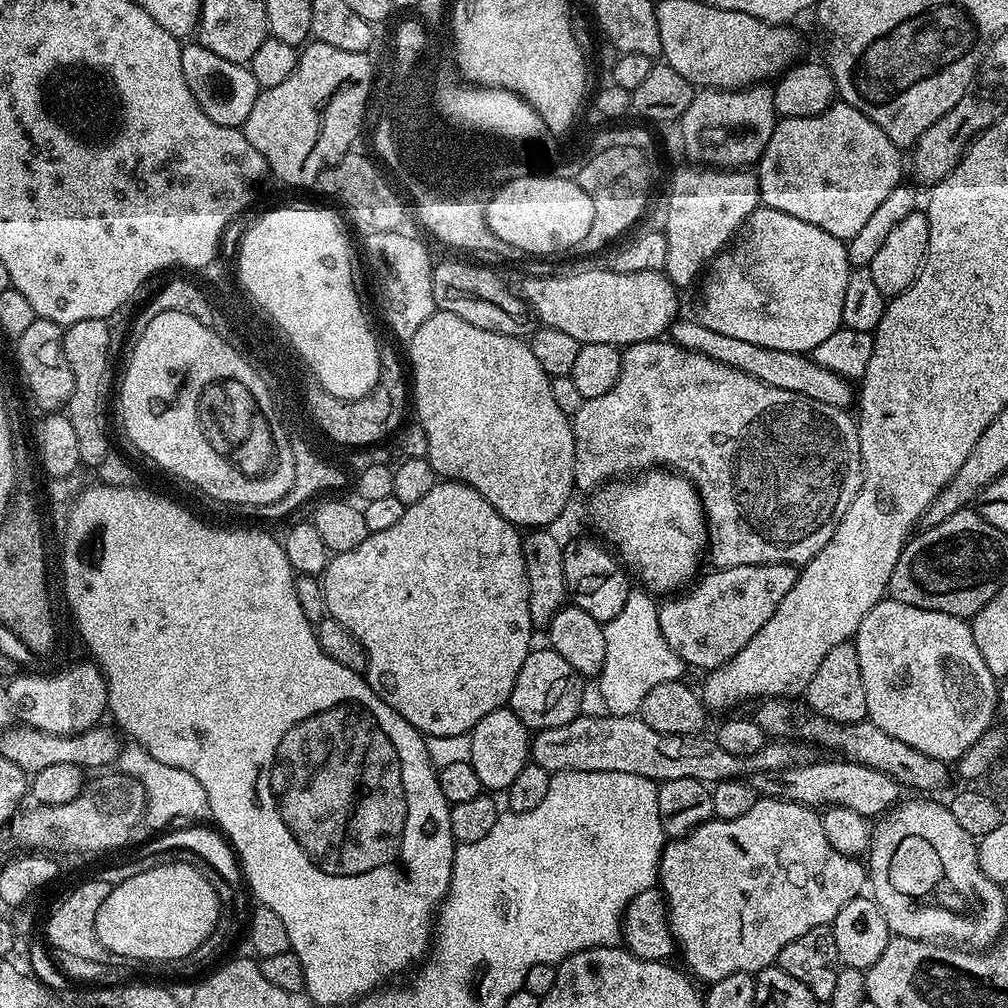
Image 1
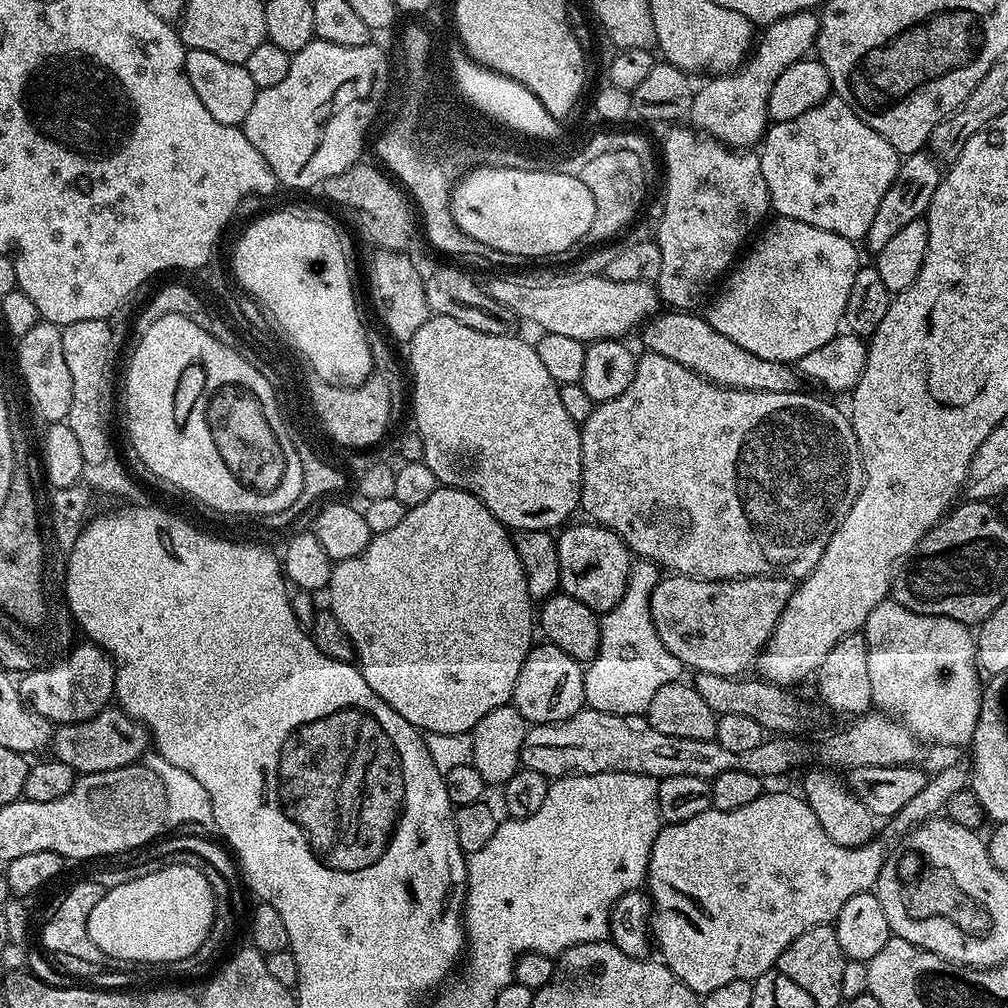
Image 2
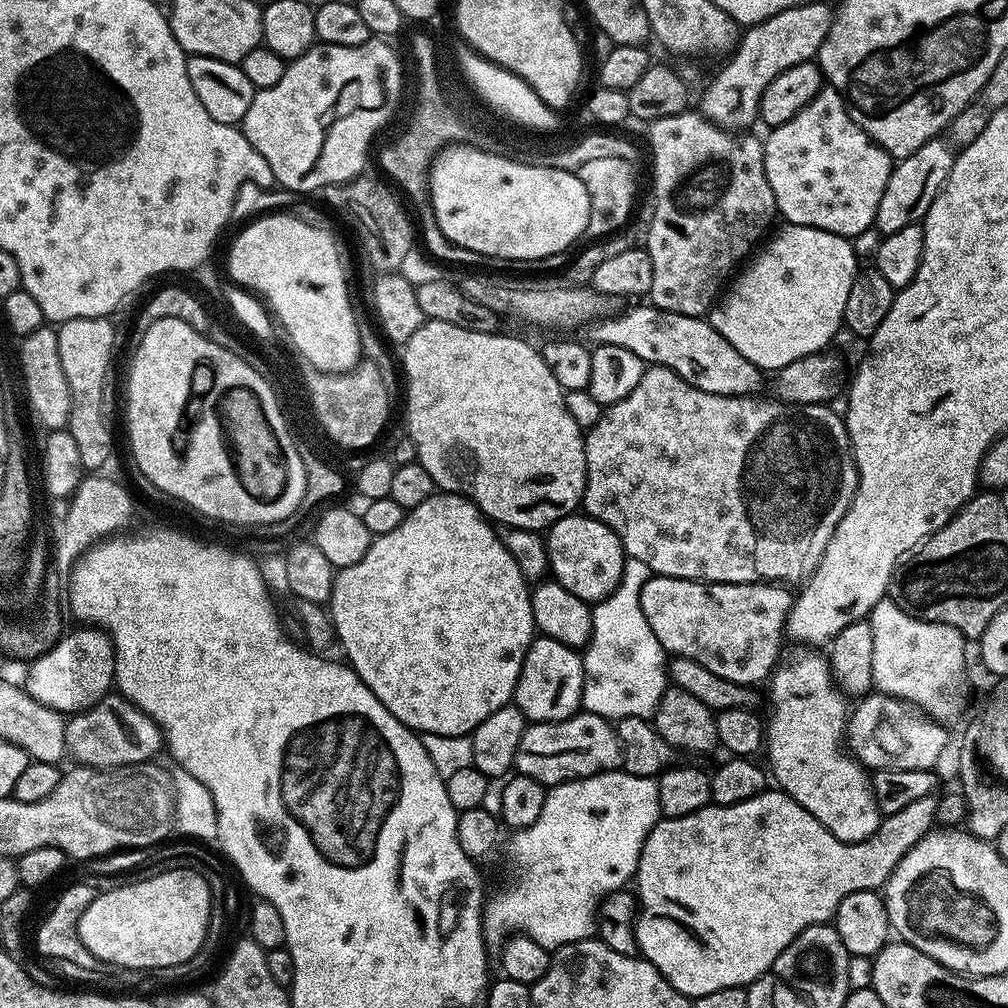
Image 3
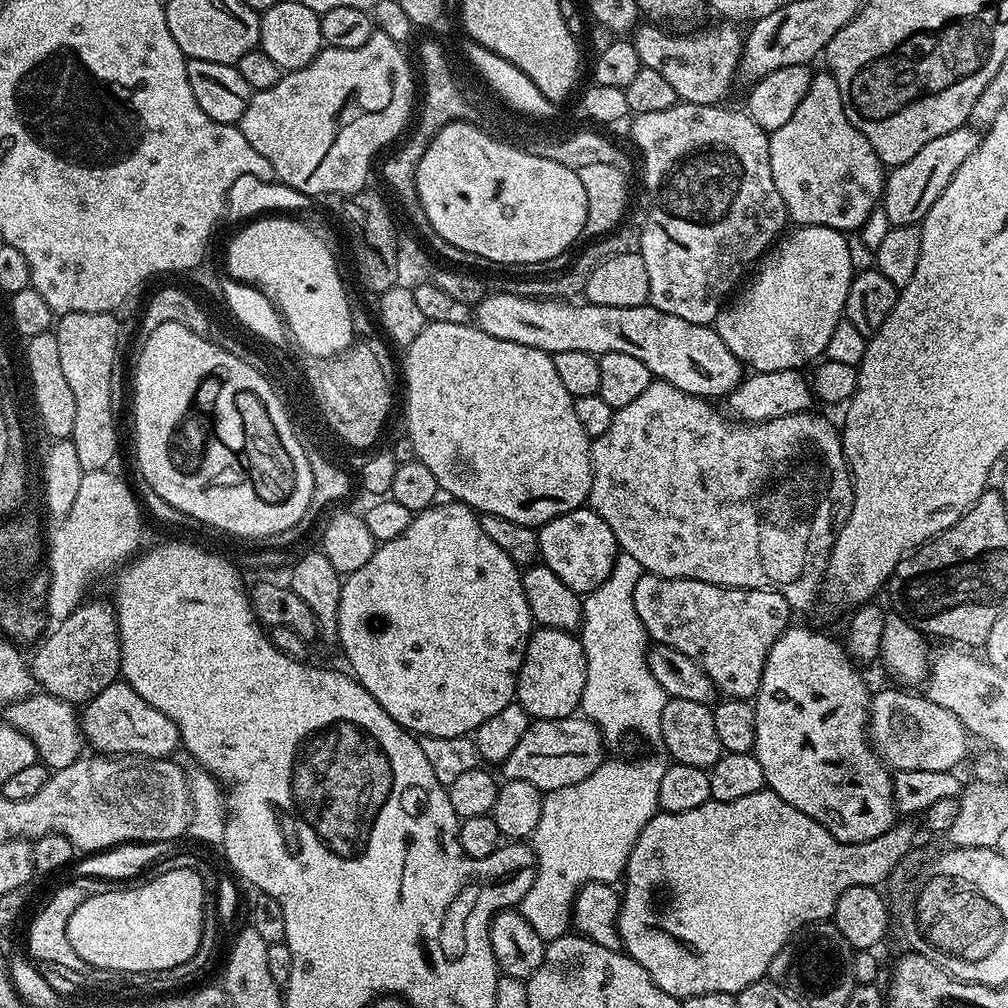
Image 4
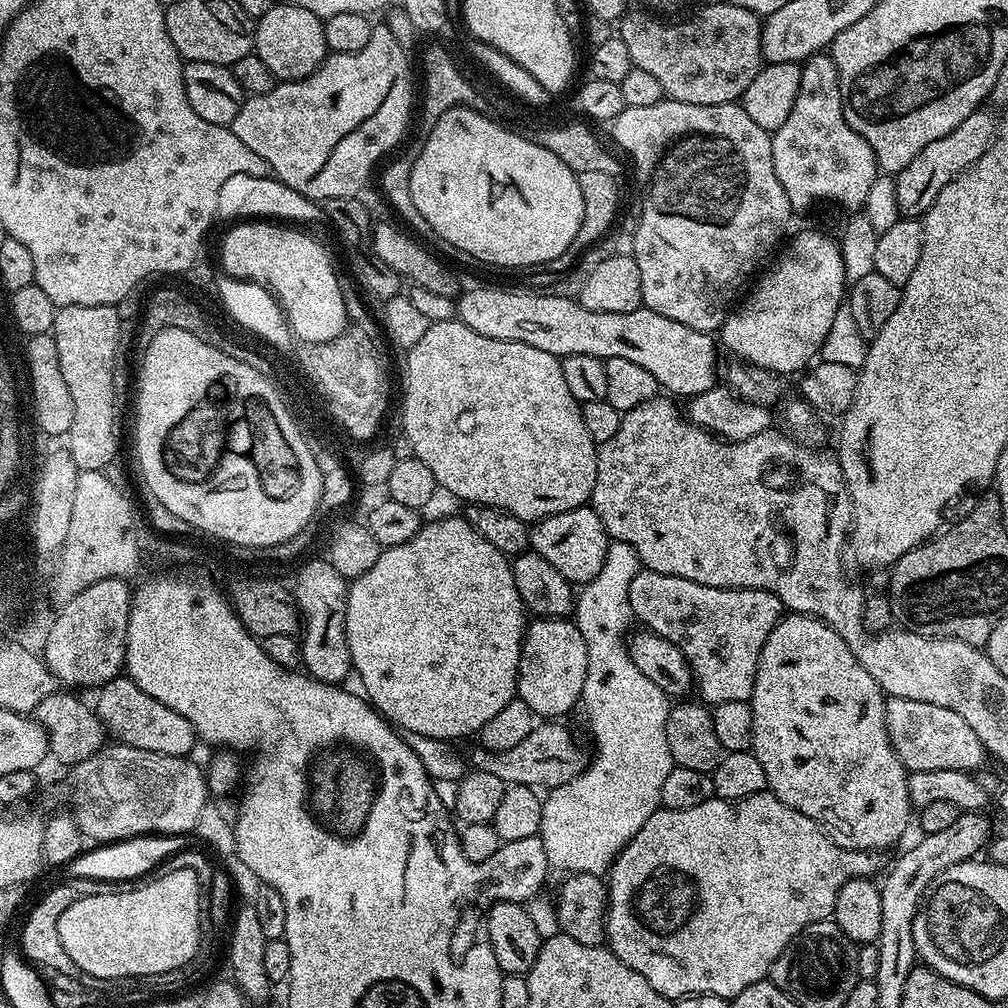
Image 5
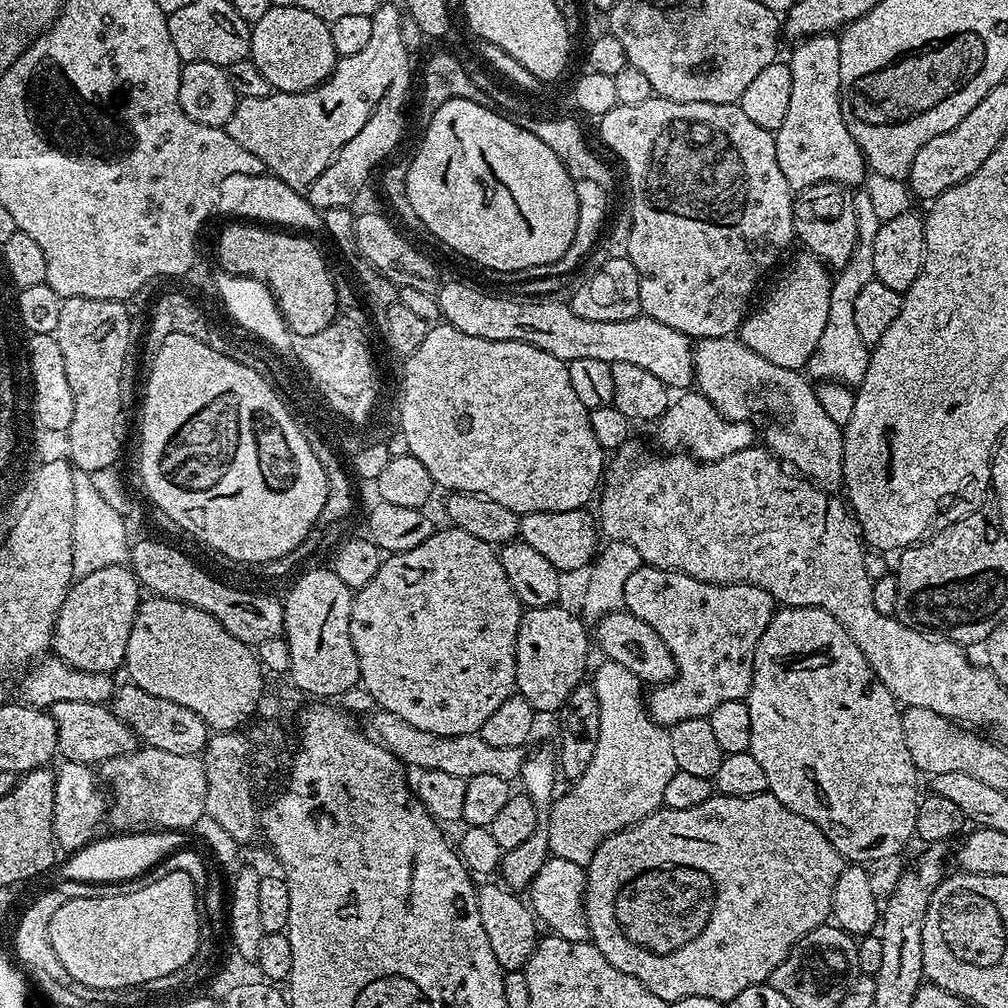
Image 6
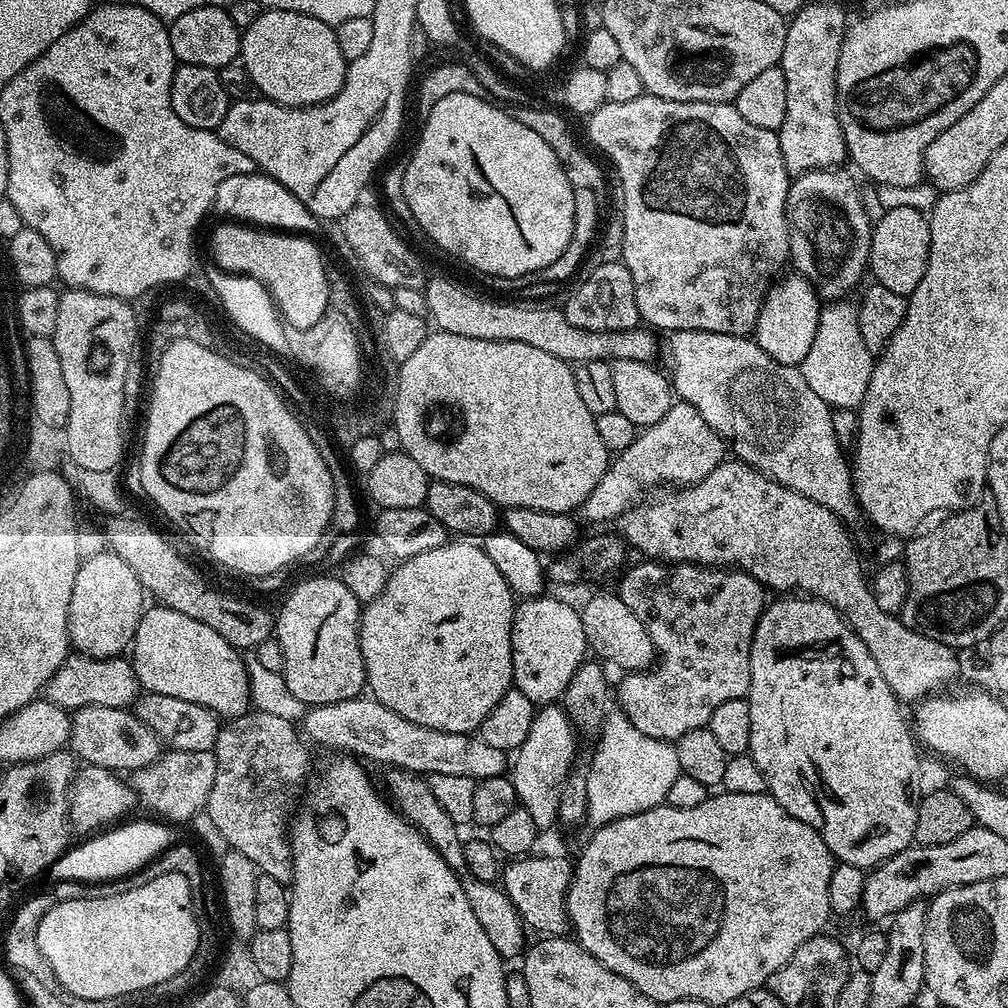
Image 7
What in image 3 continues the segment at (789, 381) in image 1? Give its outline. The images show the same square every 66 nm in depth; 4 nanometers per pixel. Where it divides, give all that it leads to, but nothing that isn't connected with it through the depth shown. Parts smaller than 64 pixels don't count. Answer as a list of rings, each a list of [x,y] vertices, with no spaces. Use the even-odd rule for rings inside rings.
[[[651,306],[628,308],[617,316],[607,316],[593,319],[587,325],[587,339],[593,345],[605,344],[611,348],[630,350],[630,354],[638,354],[645,365],[657,364],[674,370],[678,378],[690,386],[698,386],[698,390],[719,396],[750,396],[759,393],[766,380],[765,373],[754,366],[754,362],[742,358],[742,354],[738,354],[738,350],[734,350],[734,346],[730,346],[730,342],[726,342],[726,338],[722,338],[722,334],[718,334],[707,319],[674,314]]]

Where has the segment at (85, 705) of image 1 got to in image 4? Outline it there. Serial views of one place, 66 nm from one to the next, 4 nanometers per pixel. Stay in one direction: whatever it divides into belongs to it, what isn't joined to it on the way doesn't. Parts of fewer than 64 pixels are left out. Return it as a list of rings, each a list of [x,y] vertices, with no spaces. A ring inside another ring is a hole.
[[[91,600],[82,603],[65,621],[57,623],[39,641],[37,652],[30,656],[33,681],[43,691],[77,706],[102,694],[102,690],[121,675],[120,631],[113,605]]]

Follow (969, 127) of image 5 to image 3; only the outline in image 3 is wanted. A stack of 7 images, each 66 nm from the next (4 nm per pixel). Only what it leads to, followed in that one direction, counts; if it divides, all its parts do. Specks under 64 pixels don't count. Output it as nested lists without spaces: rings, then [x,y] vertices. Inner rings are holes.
[[[937,138],[926,142],[926,146],[918,146],[914,154],[910,154],[893,167],[890,182],[886,182],[886,191],[882,193],[882,202],[878,202],[878,214],[874,225],[877,232],[889,236],[902,230],[902,226],[920,224],[923,221],[934,198],[948,181],[948,175],[952,169],[953,145],[948,142],[943,144],[942,141],[943,139]]]

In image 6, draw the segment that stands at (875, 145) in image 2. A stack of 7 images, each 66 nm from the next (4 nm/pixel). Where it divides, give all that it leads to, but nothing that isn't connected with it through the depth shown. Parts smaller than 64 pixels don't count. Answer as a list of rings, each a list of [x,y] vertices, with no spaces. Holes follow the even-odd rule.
[[[832,34],[810,36],[793,48],[792,57],[786,60],[790,70],[790,106],[782,126],[774,133],[778,166],[782,166],[786,182],[796,194],[815,184],[863,185],[864,155],[842,118],[839,39]]]

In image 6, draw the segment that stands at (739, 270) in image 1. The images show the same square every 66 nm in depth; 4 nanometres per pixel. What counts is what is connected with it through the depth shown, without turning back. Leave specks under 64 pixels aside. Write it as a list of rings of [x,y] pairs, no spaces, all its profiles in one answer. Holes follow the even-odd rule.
[[[811,254],[803,255],[781,274],[780,281],[769,290],[764,300],[764,312],[753,311],[745,315],[738,329],[738,338],[747,348],[754,350],[754,354],[762,354],[762,358],[766,358],[766,362],[774,362],[774,366],[797,370],[807,365],[818,346],[818,338],[822,338],[826,314],[830,314],[833,281],[823,262]]]

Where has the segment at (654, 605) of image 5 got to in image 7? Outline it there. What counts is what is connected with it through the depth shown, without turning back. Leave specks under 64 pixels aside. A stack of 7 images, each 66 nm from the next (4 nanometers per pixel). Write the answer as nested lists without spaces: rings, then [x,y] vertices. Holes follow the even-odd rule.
[[[640,562],[644,564],[636,564],[624,577],[620,580],[620,588],[618,594],[622,598],[622,602],[626,602],[626,606],[630,606],[630,610],[634,610],[634,614],[638,618],[642,618],[642,626],[646,626],[646,630],[650,634],[650,638],[656,647],[656,663],[654,667],[647,672],[634,672],[625,675],[624,681],[618,686],[618,700],[621,700],[622,711],[624,717],[630,722],[634,722],[634,726],[638,726],[638,730],[642,730],[642,734],[650,734],[650,738],[658,738],[675,742],[682,738],[682,734],[690,734],[690,730],[698,730],[699,728],[708,727],[710,722],[710,714],[714,714],[714,710],[718,710],[718,706],[722,706],[722,702],[730,702],[731,700],[743,700],[748,695],[748,687],[750,682],[750,646],[754,638],[754,630],[760,621],[760,615],[766,607],[766,589],[750,574],[739,570],[721,570],[715,566],[705,566],[703,564],[669,564],[667,562]]]

